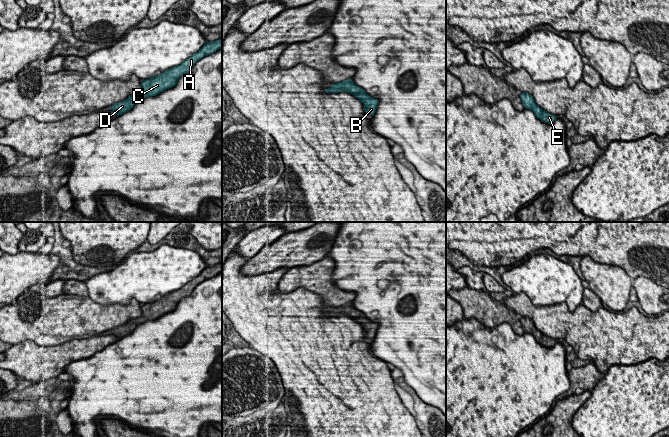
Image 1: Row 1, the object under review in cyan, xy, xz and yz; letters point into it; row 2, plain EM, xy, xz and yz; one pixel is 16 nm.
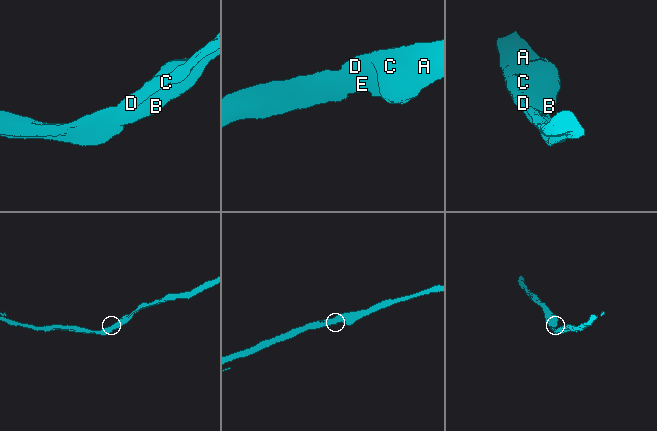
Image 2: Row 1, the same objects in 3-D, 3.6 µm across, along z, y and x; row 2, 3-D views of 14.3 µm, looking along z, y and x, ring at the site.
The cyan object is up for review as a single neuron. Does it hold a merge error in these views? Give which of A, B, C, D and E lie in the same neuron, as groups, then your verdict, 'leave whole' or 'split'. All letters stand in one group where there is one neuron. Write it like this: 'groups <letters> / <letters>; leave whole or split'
groups A B C D E; leave whole

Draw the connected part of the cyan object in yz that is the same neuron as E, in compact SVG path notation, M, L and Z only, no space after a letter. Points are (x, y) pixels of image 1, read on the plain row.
M522 316L520 322L522 324L524 332L531 333L534 336L535 340L542 346L552 348L557 343L555 339L552 339L547 335L543 334L542 332L540 332L536 328L532 319L526 316Z

